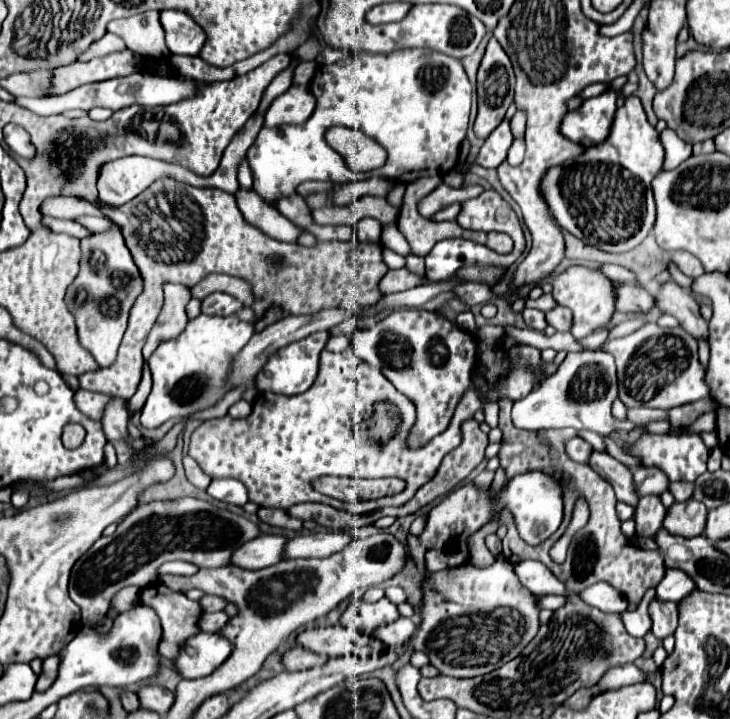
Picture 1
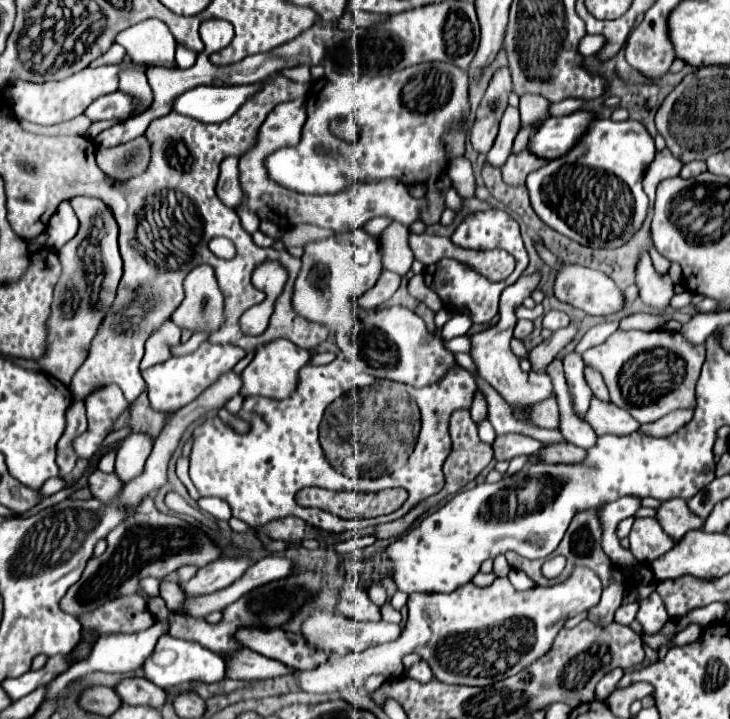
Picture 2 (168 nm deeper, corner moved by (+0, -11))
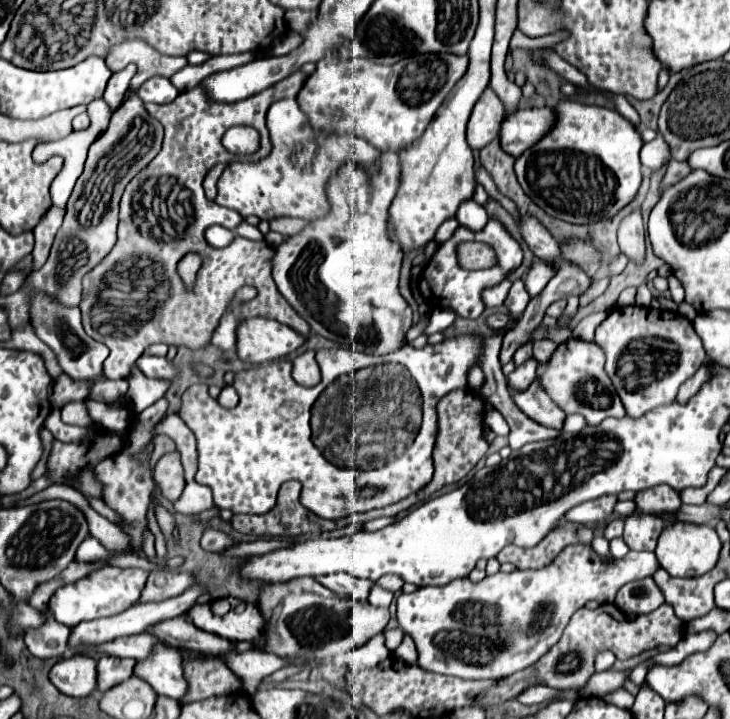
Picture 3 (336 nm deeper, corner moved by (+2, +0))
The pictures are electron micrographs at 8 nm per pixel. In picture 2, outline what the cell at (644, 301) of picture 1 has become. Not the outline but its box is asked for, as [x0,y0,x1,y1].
[555,264,625,316]

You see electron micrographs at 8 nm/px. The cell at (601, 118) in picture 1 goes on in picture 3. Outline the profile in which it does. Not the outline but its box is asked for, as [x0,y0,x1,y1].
[501,107,551,157]

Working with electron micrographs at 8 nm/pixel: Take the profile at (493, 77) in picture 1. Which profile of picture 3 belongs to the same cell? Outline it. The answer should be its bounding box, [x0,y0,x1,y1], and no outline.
[467,87,503,149]

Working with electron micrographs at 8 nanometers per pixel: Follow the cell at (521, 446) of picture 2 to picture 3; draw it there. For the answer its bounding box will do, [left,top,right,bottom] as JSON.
[485,409,509,435]

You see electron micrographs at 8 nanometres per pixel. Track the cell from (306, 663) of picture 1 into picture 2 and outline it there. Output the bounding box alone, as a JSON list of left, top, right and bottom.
[227,648,295,680]

